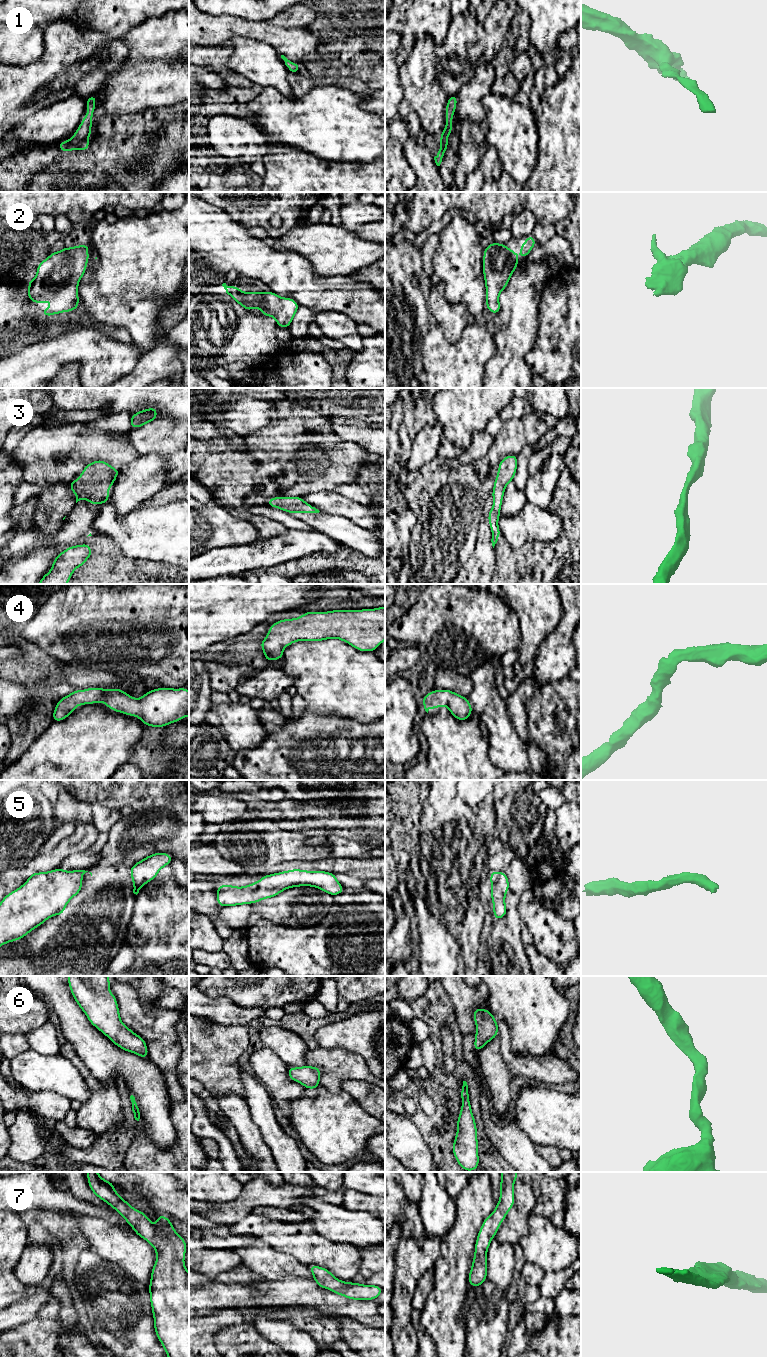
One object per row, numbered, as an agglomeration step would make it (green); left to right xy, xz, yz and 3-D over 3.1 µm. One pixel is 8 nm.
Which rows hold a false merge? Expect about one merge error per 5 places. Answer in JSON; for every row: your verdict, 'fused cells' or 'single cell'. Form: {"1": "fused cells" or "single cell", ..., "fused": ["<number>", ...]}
{"1": "single cell", "2": "single cell", "3": "single cell", "4": "single cell", "5": "single cell", "6": "single cell", "7": "single cell", "fused": []}

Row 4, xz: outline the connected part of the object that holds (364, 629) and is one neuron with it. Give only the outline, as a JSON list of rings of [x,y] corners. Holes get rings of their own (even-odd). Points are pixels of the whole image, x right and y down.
[[[385,606],[362,610],[333,610],[327,612],[305,612],[294,619],[282,619],[272,624],[267,637],[260,641],[265,659],[270,662],[283,658],[286,646],[296,641],[323,641],[336,638],[359,651],[374,652],[385,640]]]

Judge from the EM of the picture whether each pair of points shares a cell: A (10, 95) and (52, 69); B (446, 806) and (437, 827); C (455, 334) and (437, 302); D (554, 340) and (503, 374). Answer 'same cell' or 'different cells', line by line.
A: same cell
B: same cell
C: same cell
D: different cells

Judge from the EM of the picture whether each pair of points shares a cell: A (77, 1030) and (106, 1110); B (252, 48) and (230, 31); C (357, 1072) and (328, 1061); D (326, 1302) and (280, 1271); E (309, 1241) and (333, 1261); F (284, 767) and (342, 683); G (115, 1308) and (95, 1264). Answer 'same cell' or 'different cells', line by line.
A: different cells
B: different cells
C: same cell
D: different cells
E: same cell
F: different cells
G: same cell

